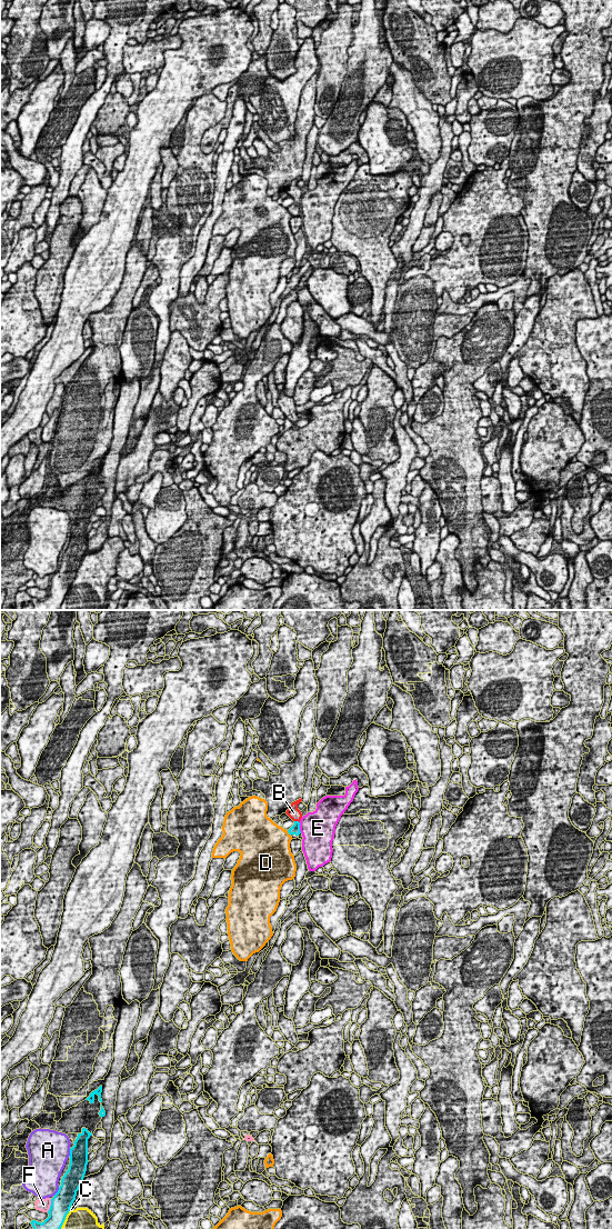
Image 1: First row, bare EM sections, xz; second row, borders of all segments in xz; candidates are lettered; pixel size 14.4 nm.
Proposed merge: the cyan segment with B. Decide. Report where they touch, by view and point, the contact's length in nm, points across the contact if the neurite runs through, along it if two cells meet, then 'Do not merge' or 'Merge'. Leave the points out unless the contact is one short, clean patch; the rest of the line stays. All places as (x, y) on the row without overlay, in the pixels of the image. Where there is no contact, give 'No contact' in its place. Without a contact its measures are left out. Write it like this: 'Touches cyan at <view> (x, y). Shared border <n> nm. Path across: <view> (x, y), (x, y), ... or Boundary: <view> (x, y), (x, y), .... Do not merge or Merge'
Touches cyan at xz (297, 199). Shared border 90 nm. Path across: xz (294, 207), (297, 199), (293, 190). Merge

